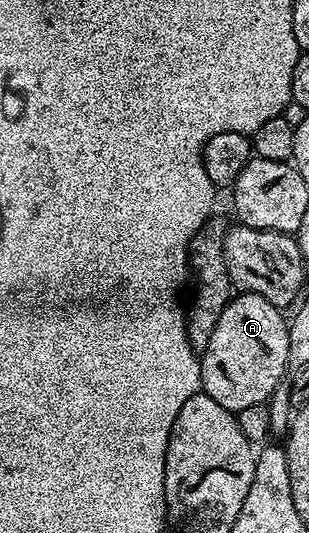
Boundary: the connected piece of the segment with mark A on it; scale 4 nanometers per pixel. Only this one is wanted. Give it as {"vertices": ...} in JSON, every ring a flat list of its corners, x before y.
{"vertices":[[242,292,235,295,229,306,220,314,214,329,205,337,206,349,201,349,200,363,202,366,201,391,211,396,224,410,238,413,248,406,266,404,276,390,278,384,283,383,288,376,290,355,288,354,288,323,287,317,282,317,283,309,279,305,260,298,260,294]]}

